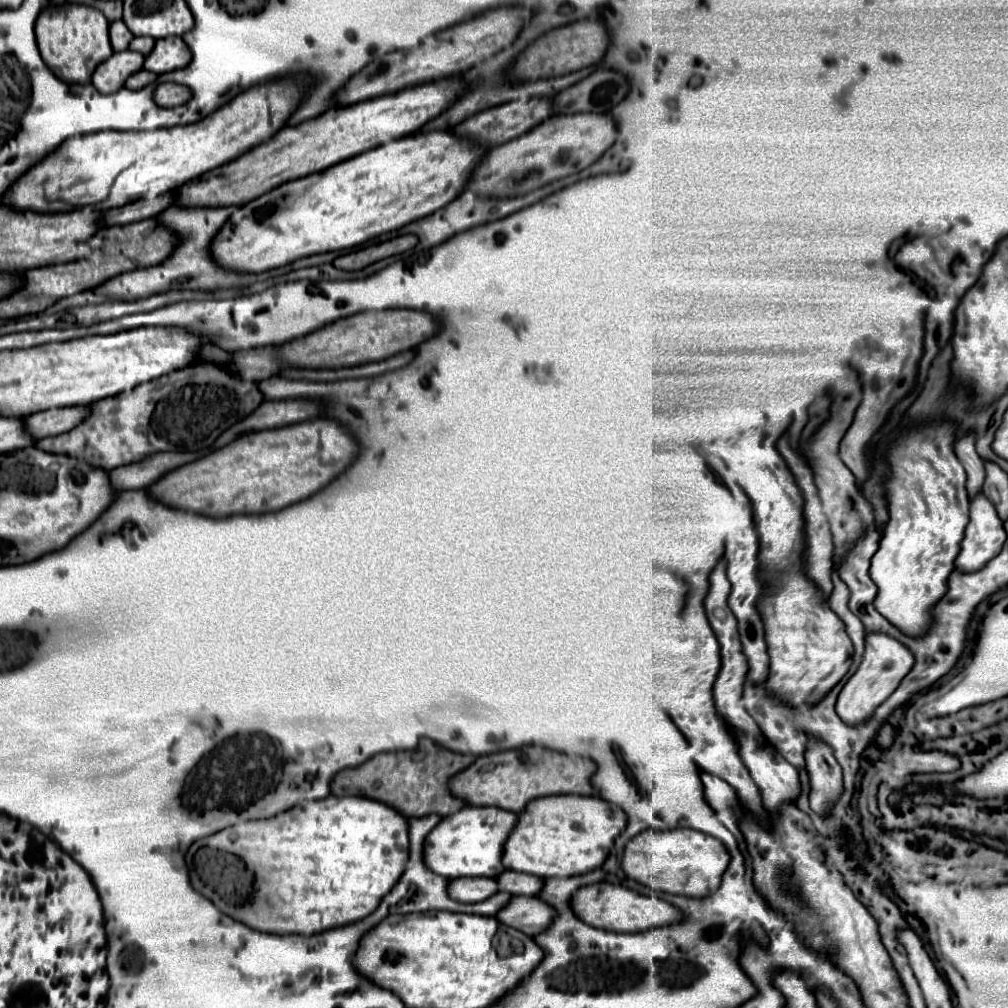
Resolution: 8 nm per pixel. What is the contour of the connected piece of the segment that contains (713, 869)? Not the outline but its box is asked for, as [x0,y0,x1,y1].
[620,829,730,897]

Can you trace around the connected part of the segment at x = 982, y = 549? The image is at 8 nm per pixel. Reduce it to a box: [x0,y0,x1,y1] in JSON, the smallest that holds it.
[956,493,1004,573]

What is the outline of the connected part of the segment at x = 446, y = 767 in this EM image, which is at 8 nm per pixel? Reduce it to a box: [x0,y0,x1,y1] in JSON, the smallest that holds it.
[330,739,476,817]

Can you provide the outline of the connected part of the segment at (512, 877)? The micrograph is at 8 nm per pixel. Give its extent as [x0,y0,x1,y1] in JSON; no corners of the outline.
[494,871,542,897]

